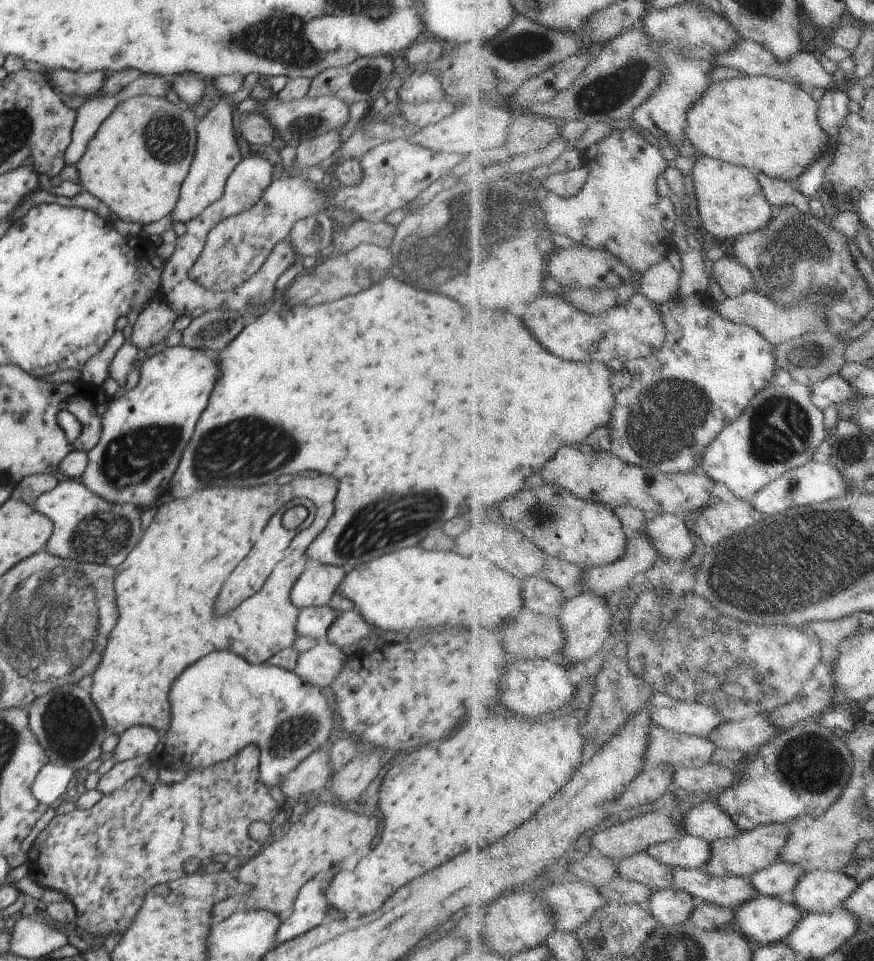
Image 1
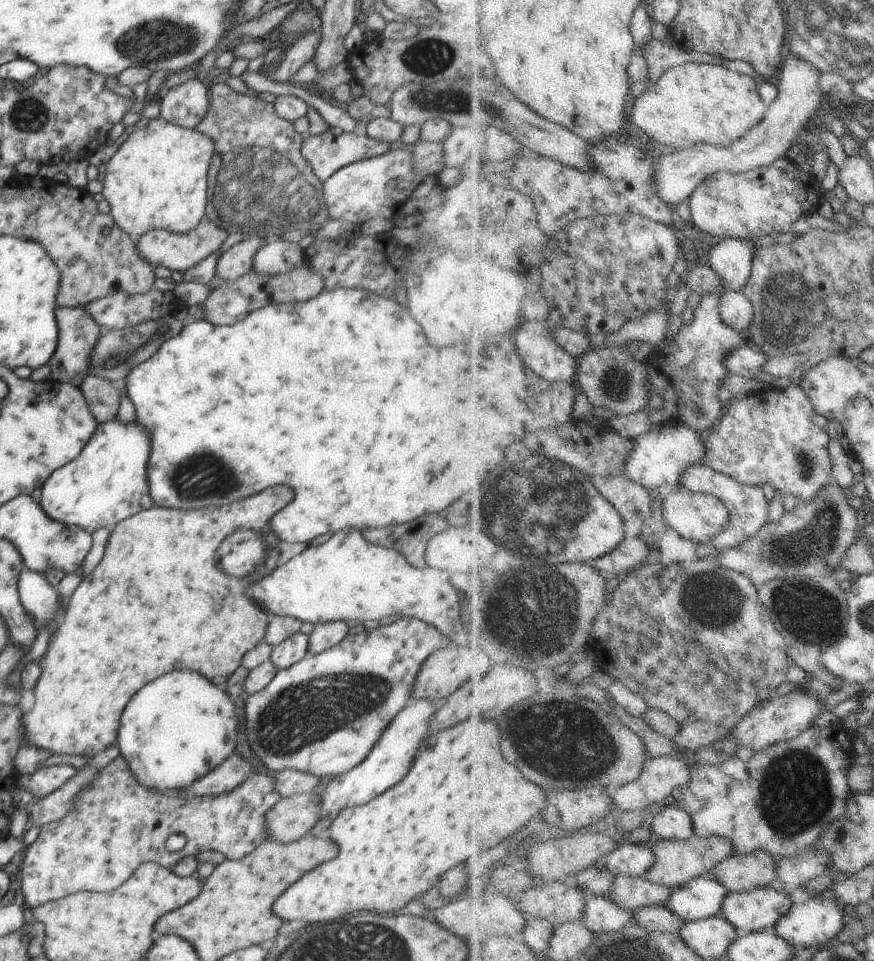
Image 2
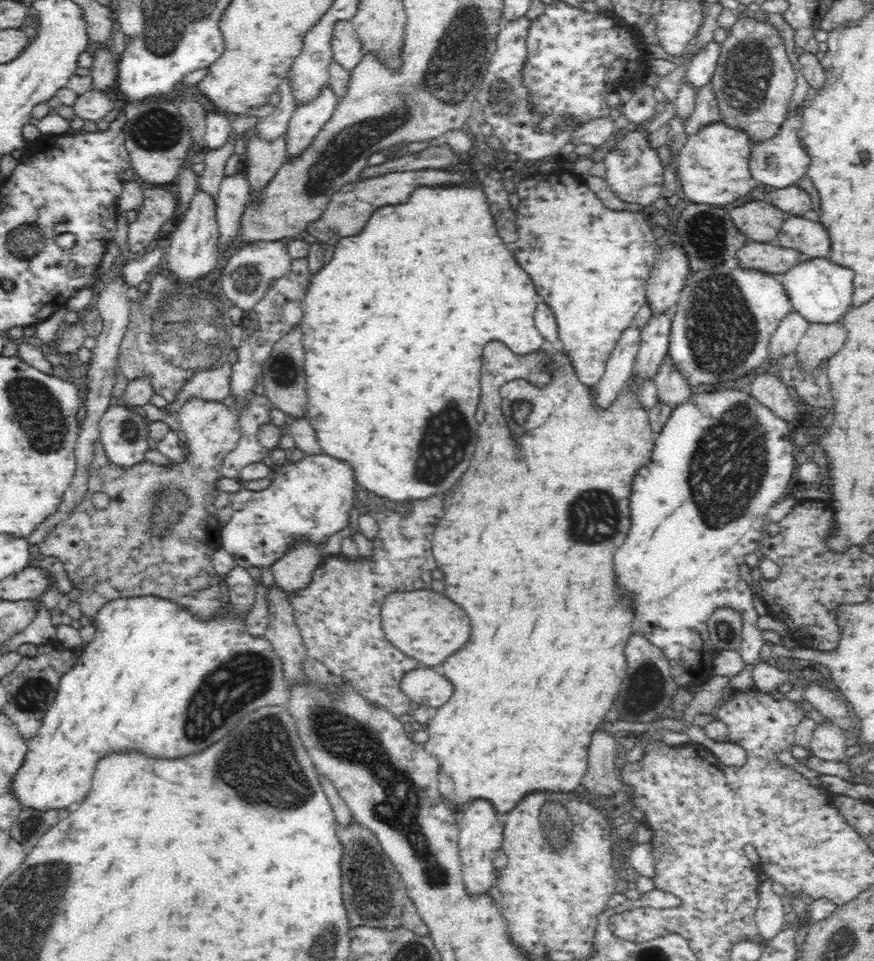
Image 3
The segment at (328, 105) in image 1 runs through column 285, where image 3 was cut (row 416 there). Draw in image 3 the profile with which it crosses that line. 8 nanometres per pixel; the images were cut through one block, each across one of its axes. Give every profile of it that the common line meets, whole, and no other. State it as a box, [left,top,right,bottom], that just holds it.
[99,402,150,468]

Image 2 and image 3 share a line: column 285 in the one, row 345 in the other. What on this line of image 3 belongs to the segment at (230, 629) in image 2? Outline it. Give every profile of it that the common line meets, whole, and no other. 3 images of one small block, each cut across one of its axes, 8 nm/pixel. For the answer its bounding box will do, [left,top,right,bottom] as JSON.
[424,342,655,813]

